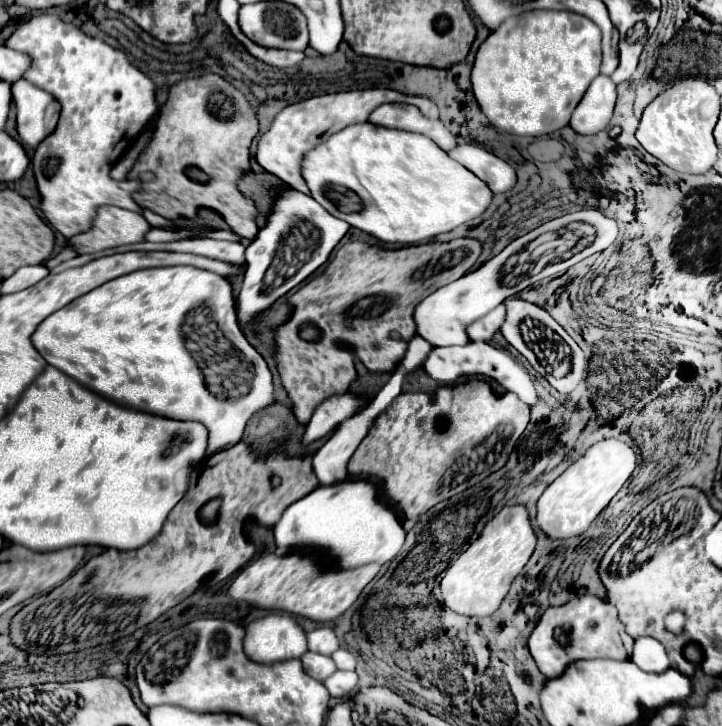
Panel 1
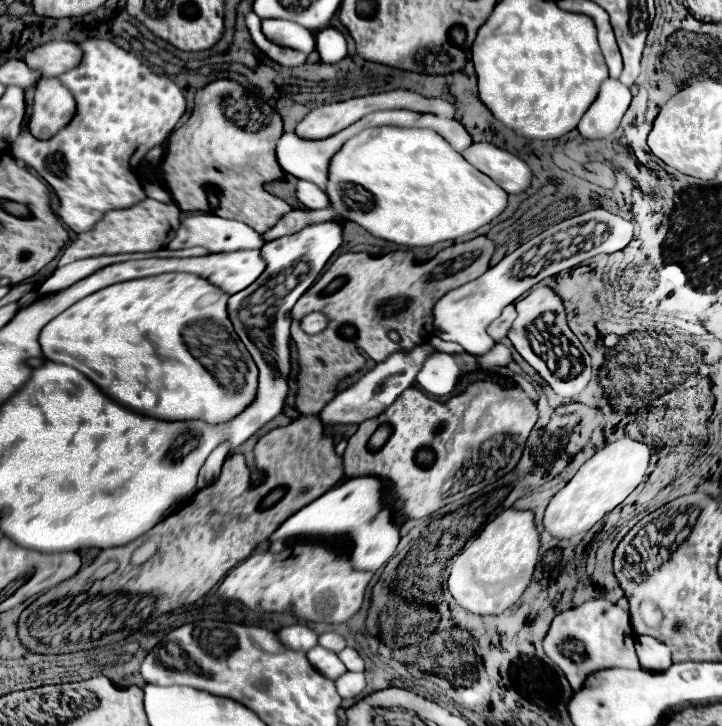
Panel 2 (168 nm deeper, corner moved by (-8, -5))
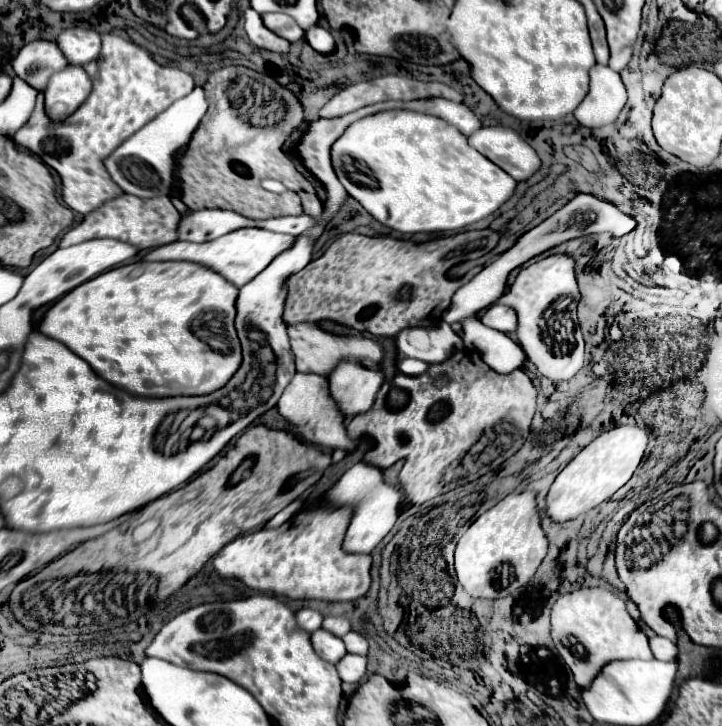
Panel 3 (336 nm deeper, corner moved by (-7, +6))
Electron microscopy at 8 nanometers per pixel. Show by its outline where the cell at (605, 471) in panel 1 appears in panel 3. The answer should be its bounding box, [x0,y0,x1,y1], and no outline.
[546,425,648,521]

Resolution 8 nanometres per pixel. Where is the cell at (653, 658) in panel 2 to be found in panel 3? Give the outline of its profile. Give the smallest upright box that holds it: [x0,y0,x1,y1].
[650,635,678,661]

